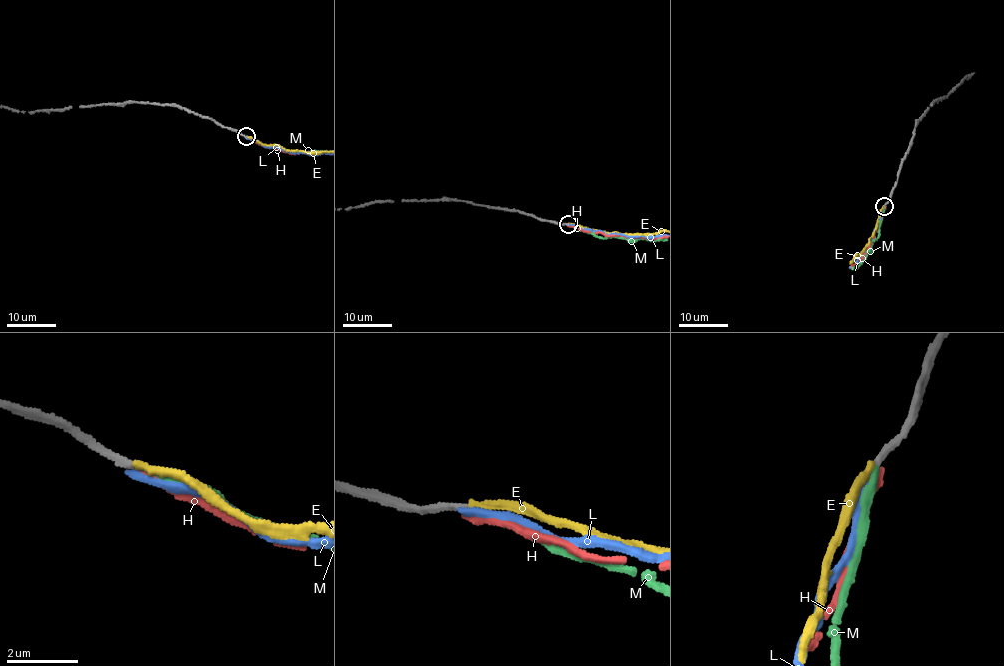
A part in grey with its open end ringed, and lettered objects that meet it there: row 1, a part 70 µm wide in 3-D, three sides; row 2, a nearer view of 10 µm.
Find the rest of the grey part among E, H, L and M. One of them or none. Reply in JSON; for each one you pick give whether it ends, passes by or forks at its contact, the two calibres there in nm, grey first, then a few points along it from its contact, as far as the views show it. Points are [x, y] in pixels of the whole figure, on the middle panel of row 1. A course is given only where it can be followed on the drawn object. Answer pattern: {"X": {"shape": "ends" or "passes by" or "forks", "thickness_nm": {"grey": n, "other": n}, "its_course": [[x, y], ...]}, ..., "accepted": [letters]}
{"M": {"shape": "ends", "thickness_nm": {"grey": 200, "other": 180}}, "accepted": ["M"]}

